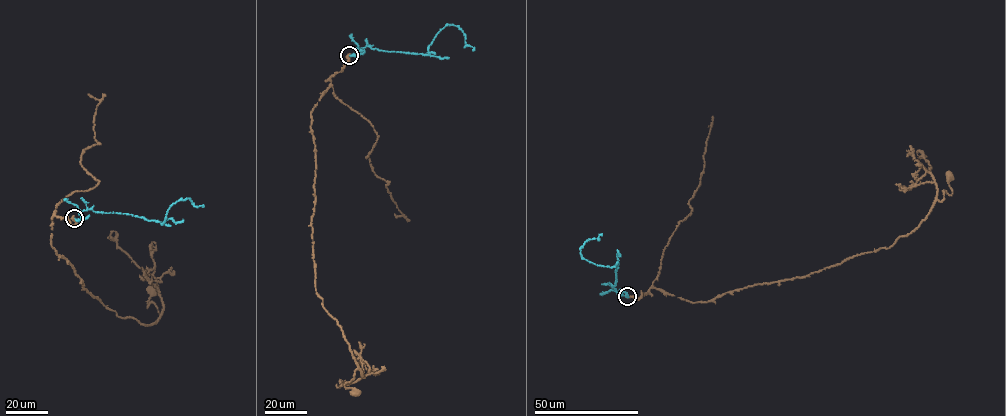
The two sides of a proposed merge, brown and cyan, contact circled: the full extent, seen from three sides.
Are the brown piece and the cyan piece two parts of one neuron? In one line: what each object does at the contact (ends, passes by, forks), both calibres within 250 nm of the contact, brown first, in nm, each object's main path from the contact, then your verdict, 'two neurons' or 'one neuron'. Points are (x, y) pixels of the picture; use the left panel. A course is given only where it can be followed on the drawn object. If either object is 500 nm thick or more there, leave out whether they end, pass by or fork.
brown passes by | cyan ends | 340/300 nm | brown via (74, 218), (73, 225), (54, 212), (51, 244), (85, 290), (146, 326), (162, 313), (147, 307), (153, 291) | cyan via (74, 218), (88, 217), (79, 213), (89, 209), (161, 224), (180, 199), (202, 206) | one neuron

